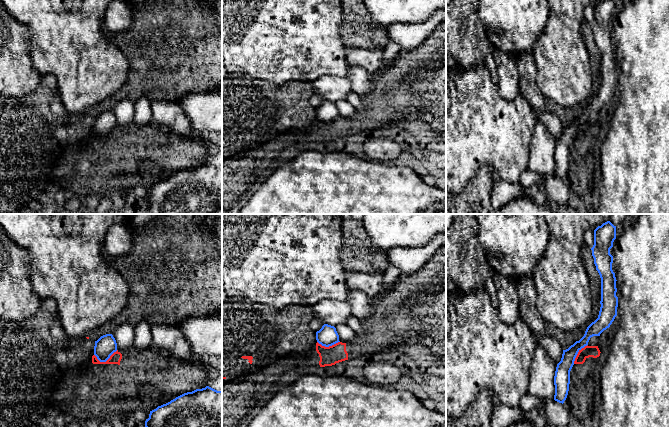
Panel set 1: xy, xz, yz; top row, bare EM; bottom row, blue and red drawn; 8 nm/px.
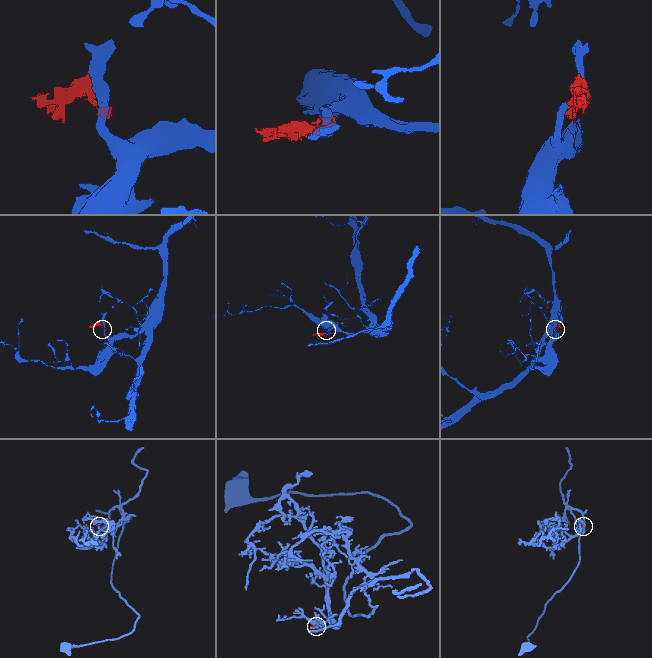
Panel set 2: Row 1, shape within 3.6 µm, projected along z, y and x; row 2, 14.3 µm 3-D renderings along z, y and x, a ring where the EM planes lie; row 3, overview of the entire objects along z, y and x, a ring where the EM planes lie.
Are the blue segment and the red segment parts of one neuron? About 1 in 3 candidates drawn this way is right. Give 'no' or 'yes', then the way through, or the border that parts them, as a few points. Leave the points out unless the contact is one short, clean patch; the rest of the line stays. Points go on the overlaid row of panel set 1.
no

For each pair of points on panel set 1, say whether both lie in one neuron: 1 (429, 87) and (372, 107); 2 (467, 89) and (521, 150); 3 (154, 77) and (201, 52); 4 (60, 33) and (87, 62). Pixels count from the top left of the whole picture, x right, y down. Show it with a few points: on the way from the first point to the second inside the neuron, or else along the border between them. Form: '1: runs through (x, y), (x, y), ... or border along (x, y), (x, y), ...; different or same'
1: runs through (415, 87), (401, 88), (386, 103); same
2: runs through (475, 104), (506, 135); same
3: runs through (166, 65), (179, 52), (189, 52); same
4: runs through (67, 40), (80, 56); same

